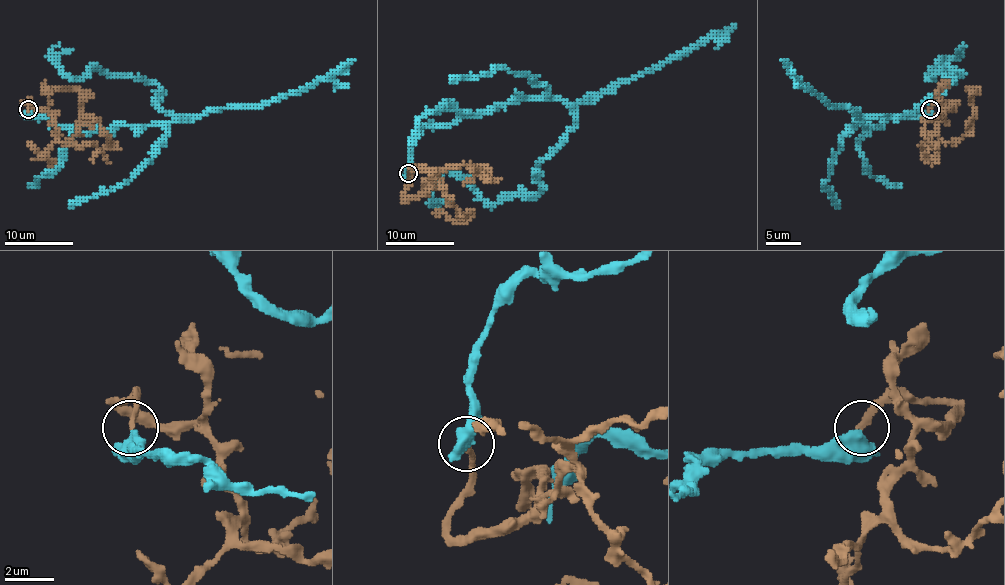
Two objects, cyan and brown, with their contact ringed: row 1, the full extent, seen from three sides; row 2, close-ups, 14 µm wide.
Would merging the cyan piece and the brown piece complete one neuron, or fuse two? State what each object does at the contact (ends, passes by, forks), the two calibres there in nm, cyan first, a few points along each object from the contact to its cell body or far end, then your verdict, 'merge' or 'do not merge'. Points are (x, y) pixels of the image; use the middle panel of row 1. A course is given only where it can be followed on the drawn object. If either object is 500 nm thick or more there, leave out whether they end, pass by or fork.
cyan passes by | brown ends | 380/200 nm | cyan via (408, 173), (425, 126), (521, 97), (571, 109), (537, 193), (488, 204), (445, 171), (432, 197), (452, 198) | brown via (408, 173), (406, 198), (421, 197), (439, 181), (459, 216), (468, 217), (452, 223), (444, 214), (433, 212) | do not merge

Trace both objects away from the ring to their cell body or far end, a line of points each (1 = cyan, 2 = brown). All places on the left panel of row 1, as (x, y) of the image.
1: (27, 110), (113, 129), (194, 115), (168, 114), (156, 83), (92, 66), (65, 74), (51, 59), (72, 48)
2: (27, 109), (29, 102), (24, 102), (46, 109), (63, 143), (72, 138), (87, 95), (53, 86)

